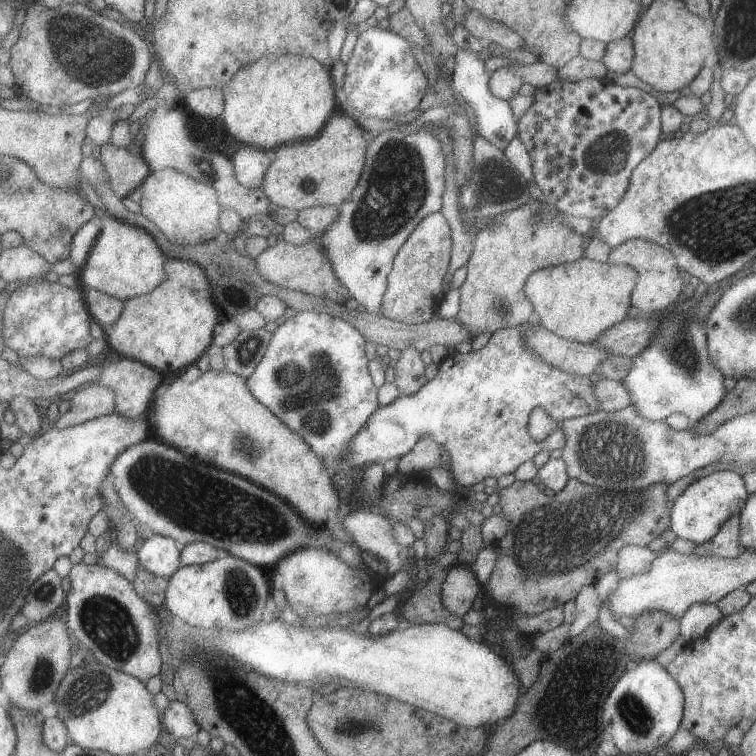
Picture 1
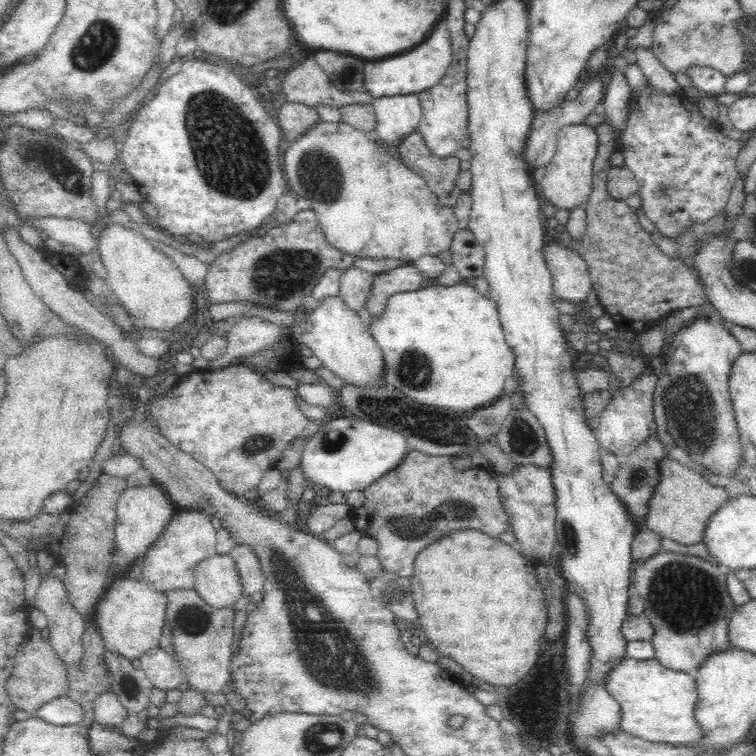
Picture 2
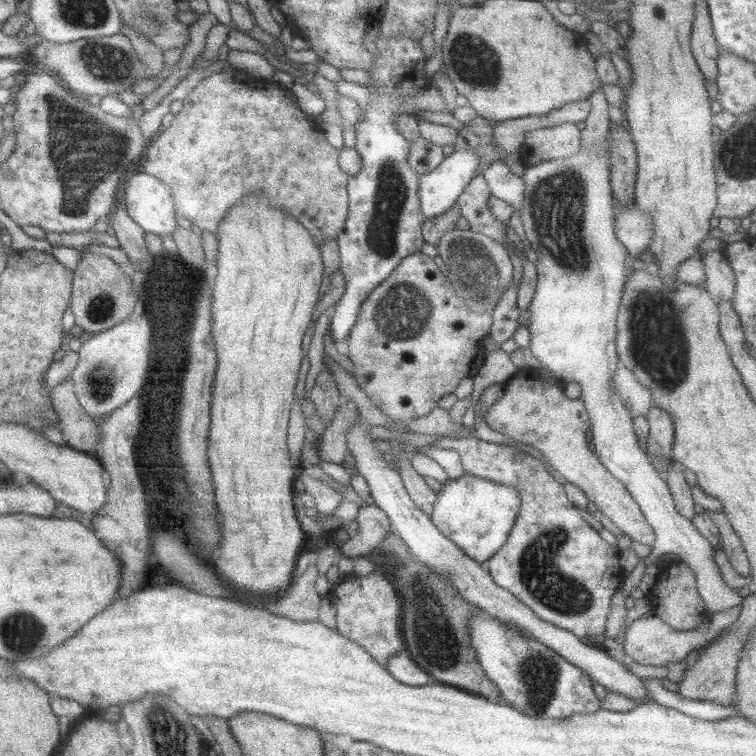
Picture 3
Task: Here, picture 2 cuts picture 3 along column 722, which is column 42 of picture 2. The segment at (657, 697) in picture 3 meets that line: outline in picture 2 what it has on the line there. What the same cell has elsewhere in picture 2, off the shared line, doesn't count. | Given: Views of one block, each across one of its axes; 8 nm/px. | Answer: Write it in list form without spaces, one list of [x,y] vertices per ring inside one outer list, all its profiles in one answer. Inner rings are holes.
[[[59,697],[40,706],[34,716],[38,716],[54,726],[80,725],[82,707],[67,697]]]

